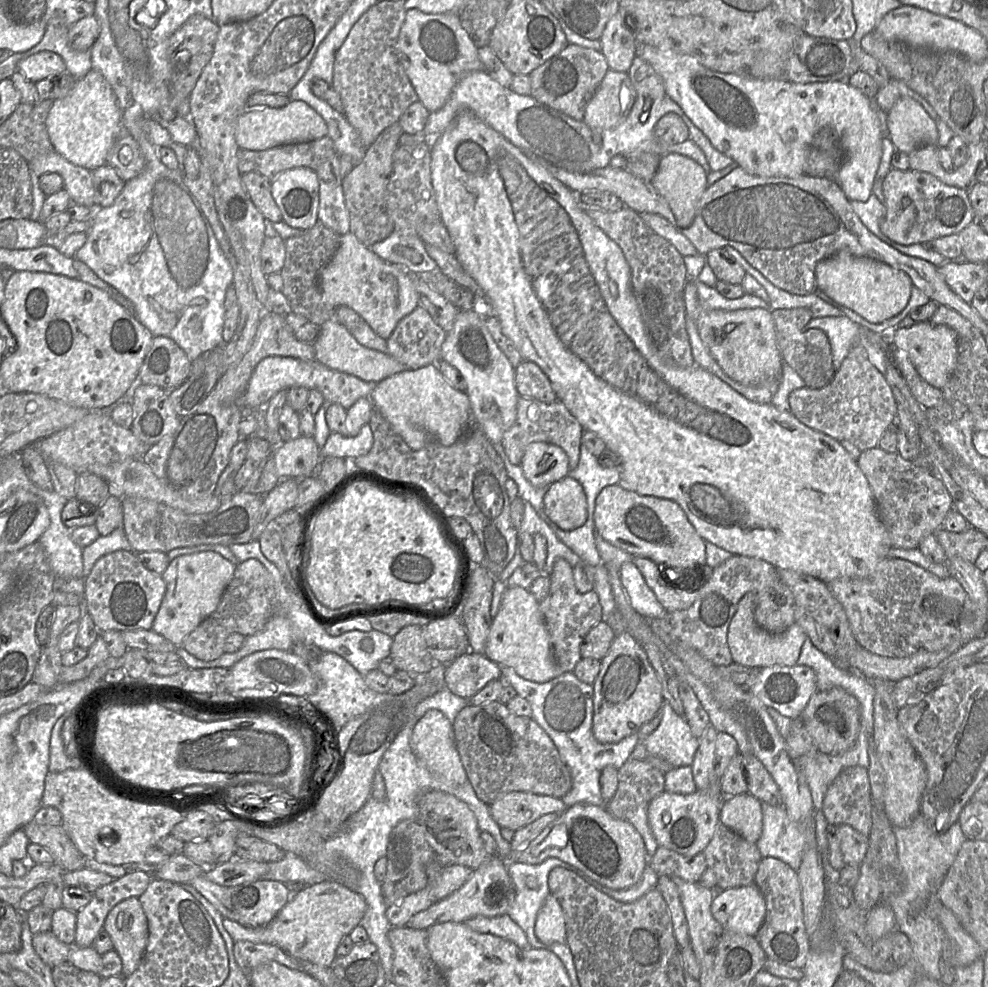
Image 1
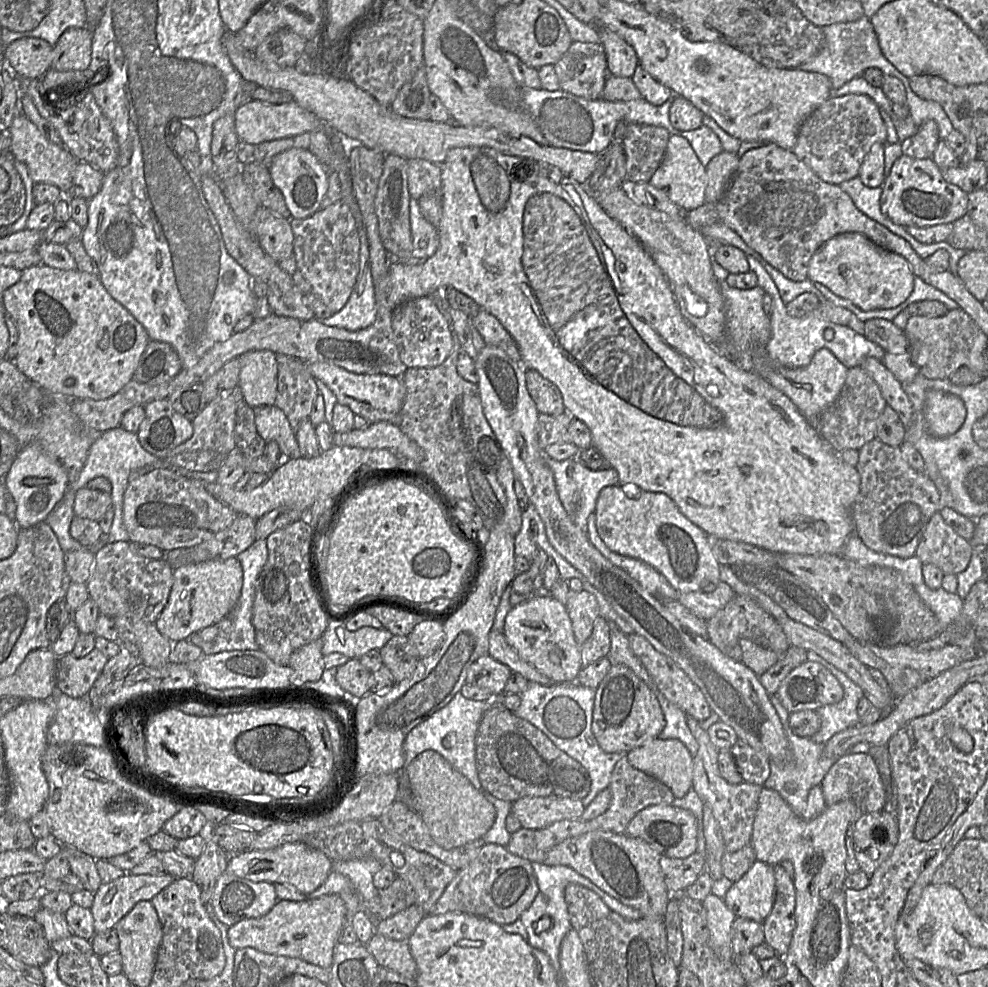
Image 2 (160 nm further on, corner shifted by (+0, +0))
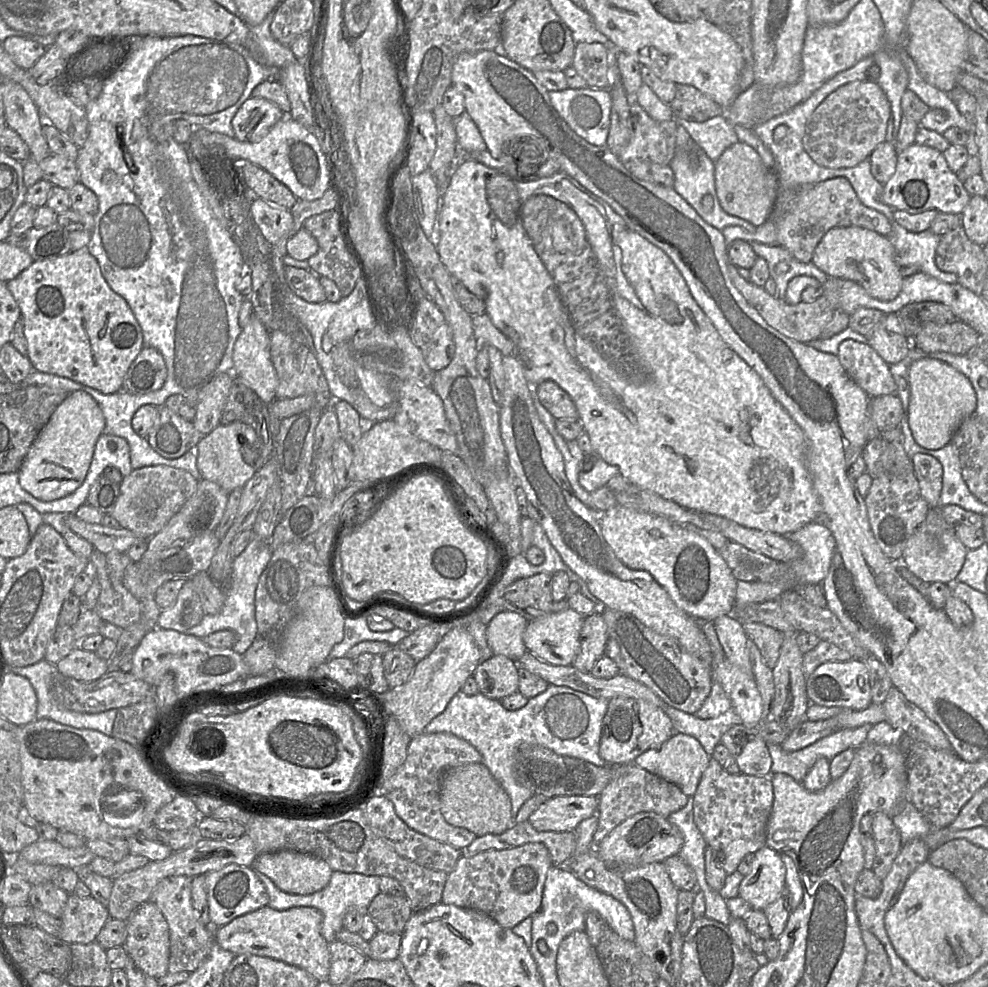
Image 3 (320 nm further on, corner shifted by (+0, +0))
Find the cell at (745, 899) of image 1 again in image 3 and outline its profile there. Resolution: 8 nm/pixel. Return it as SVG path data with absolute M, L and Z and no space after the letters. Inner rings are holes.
M765 846L754 854L750 871L739 886L738 896L748 902L752 910L764 910L780 895L785 876L786 867L780 854Z

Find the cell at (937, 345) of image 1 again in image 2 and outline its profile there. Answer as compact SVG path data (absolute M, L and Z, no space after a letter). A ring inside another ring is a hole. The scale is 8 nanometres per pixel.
M873 318L865 321L864 325L864 336L880 345L886 352L904 353L909 351L909 342L904 330L893 321Z

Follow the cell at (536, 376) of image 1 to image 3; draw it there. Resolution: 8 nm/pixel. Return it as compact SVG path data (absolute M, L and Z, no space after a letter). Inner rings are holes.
M546 380L536 385L533 389L535 389L541 404L556 420L579 420L574 402L554 381Z

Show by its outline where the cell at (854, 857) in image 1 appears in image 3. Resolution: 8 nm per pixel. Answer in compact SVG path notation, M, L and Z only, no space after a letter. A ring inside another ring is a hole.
M882 812L868 815L873 815L872 832L876 846L871 870L883 880L902 847L901 836L893 822L893 816Z

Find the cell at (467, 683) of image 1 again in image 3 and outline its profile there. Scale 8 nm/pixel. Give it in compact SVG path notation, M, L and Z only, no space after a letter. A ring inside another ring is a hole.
M492 655L477 666L473 677L481 694L501 701L518 692L518 669L516 661L504 655Z

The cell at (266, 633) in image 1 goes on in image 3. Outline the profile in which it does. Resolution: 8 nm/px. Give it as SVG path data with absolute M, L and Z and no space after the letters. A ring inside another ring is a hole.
M254 535L245 550L234 559L231 578L227 584L226 597L220 612L215 615L205 615L199 624L188 629L186 633L198 638L204 638L217 631L231 630L236 634L236 641L231 649L243 655L256 637L255 590L259 577L269 562L271 555L270 541L262 540Z

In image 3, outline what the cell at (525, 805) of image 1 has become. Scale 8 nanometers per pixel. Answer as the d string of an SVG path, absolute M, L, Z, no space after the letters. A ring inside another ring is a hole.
M556 796L547 799L528 821L538 831L575 831L582 821L598 814L598 809L598 797Z

